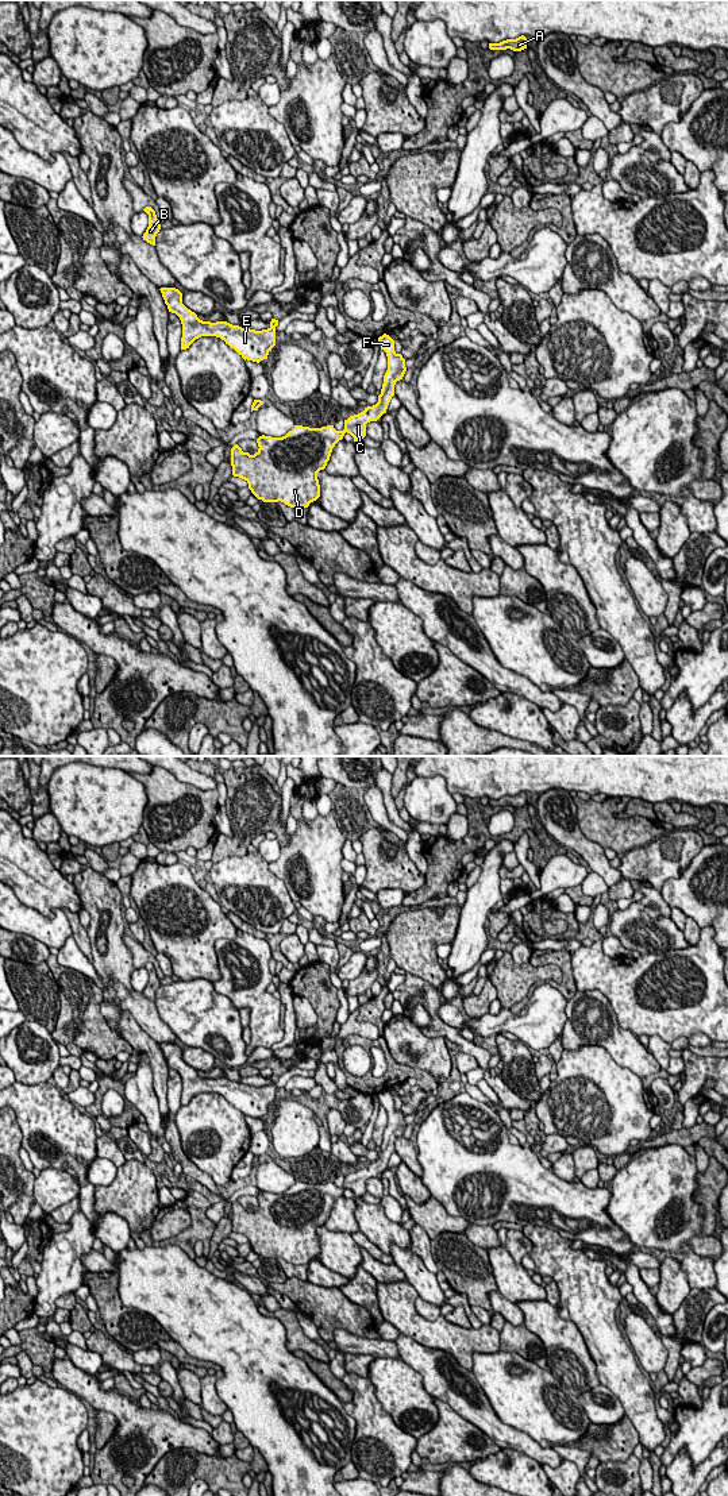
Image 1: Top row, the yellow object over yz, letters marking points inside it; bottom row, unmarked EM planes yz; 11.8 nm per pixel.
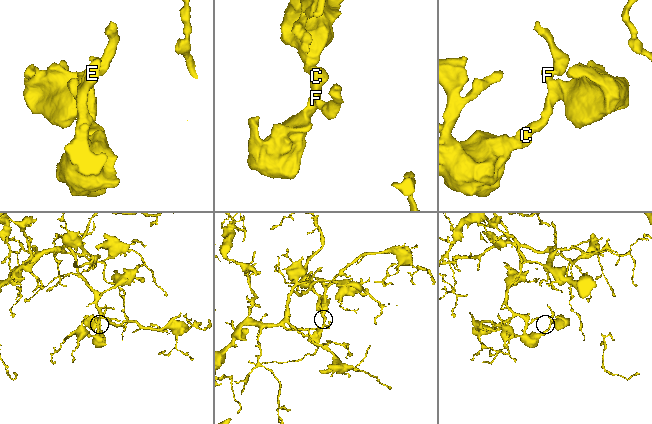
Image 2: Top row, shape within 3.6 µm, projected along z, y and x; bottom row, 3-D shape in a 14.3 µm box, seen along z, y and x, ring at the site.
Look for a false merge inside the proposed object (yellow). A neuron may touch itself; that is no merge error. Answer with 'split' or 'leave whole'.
leave whole

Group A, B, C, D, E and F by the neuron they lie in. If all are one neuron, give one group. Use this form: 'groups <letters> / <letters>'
groups A B C D E F

